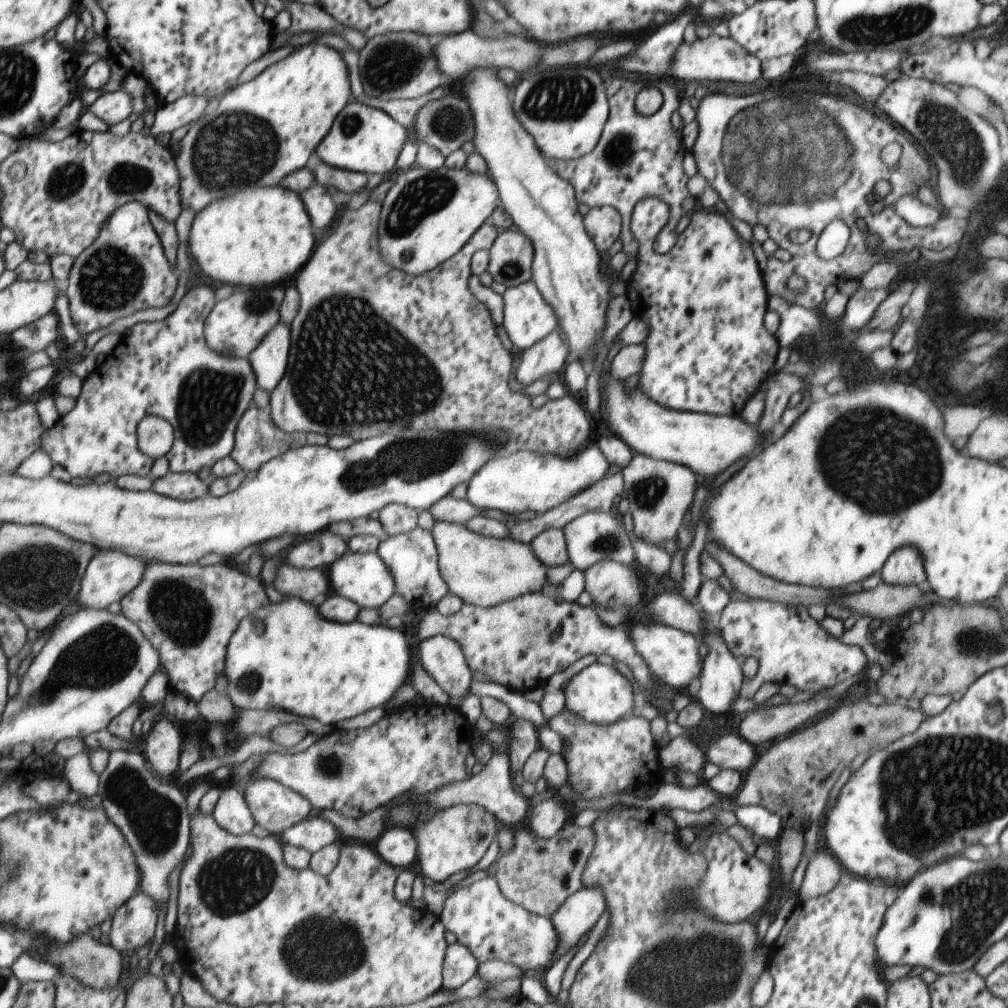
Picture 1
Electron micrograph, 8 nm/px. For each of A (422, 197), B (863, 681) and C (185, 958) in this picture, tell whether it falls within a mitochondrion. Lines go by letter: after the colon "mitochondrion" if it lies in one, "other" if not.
A: mitochondrion
B: other
C: other

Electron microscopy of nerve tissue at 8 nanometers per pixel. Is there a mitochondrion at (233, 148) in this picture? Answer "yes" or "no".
yes

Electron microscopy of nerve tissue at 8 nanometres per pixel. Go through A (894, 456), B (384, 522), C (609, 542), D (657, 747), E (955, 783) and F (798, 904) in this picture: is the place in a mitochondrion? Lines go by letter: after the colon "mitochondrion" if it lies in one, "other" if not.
A: mitochondrion
B: other
C: mitochondrion
D: other
E: mitochondrion
F: other

